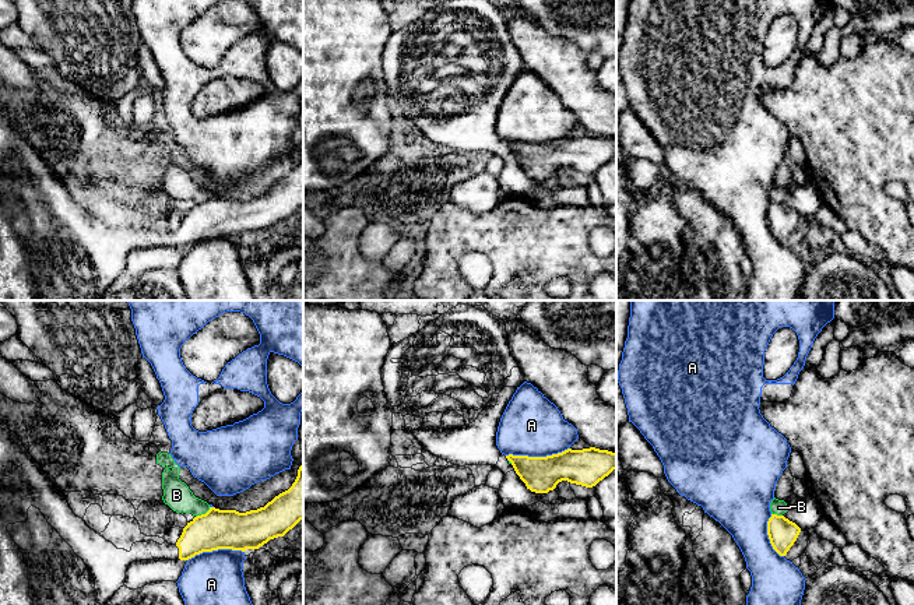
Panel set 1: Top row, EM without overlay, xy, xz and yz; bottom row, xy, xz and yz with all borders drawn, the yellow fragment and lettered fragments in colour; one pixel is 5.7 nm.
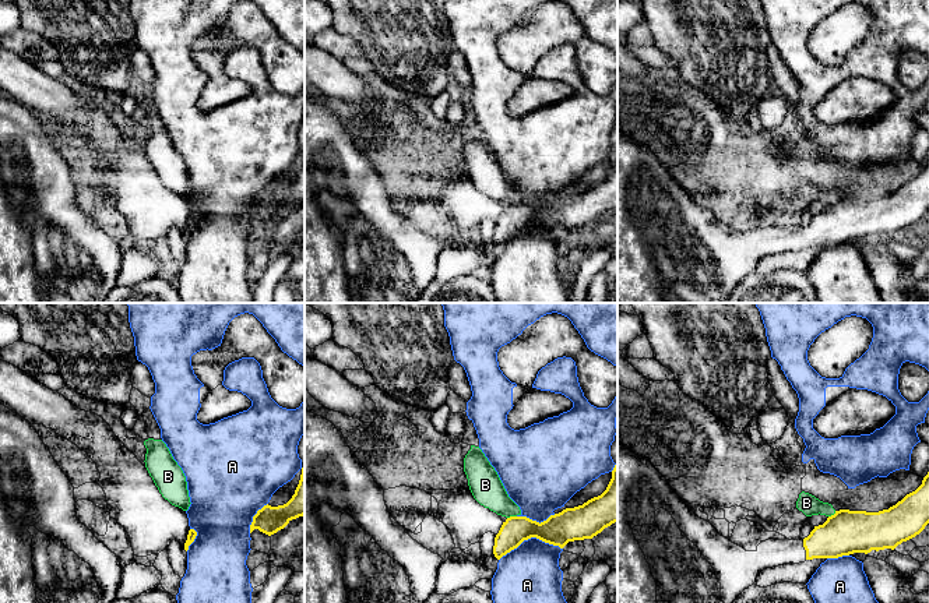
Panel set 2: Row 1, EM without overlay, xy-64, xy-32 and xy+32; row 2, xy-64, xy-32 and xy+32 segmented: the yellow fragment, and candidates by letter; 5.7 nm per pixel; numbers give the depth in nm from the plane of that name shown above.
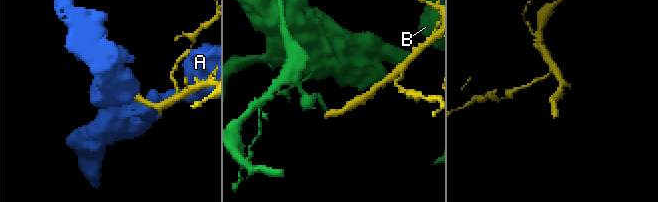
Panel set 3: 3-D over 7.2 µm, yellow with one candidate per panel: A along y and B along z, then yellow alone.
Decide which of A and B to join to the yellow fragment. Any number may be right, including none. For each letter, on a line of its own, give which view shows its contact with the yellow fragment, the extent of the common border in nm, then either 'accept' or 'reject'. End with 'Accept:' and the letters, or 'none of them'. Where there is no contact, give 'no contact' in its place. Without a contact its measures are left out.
A: contact in xz; length 380 nm; reject
B: contact in xy; length 110 nm; reject
Accept: none of them

